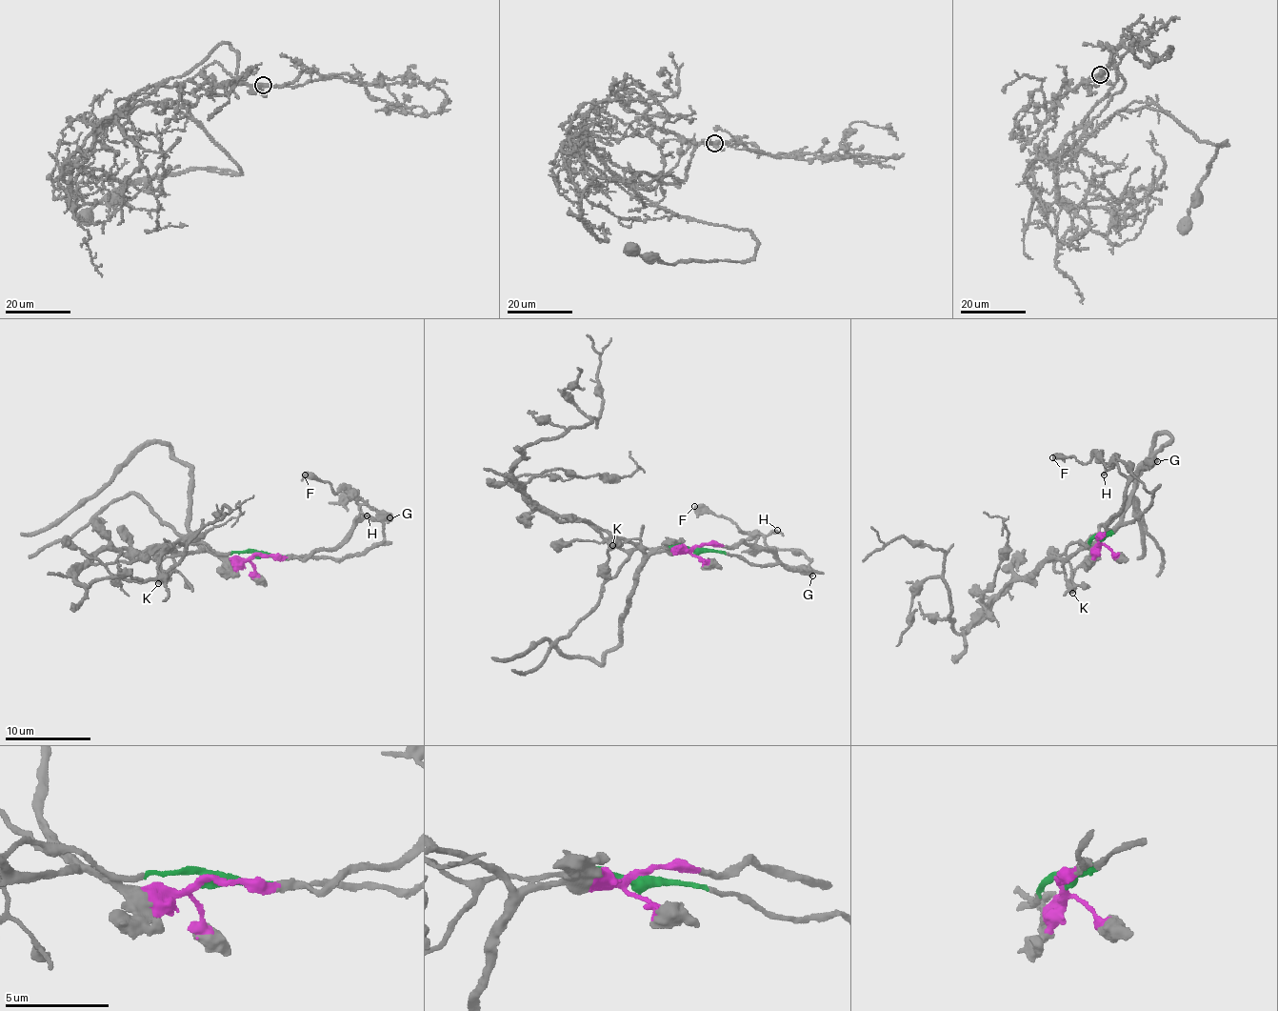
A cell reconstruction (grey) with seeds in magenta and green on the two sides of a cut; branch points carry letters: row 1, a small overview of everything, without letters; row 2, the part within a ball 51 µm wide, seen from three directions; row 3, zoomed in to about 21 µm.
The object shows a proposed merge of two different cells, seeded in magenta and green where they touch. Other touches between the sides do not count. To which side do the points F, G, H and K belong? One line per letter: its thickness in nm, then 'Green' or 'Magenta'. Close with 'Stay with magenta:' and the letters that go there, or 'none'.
F: Thickness 400 nm. Magenta
G: Thickness 550 nm. Magenta
H: Thickness 110 nm. Magenta
K: Thickness 600 nm. Green
Stay with magenta: F, G, H

